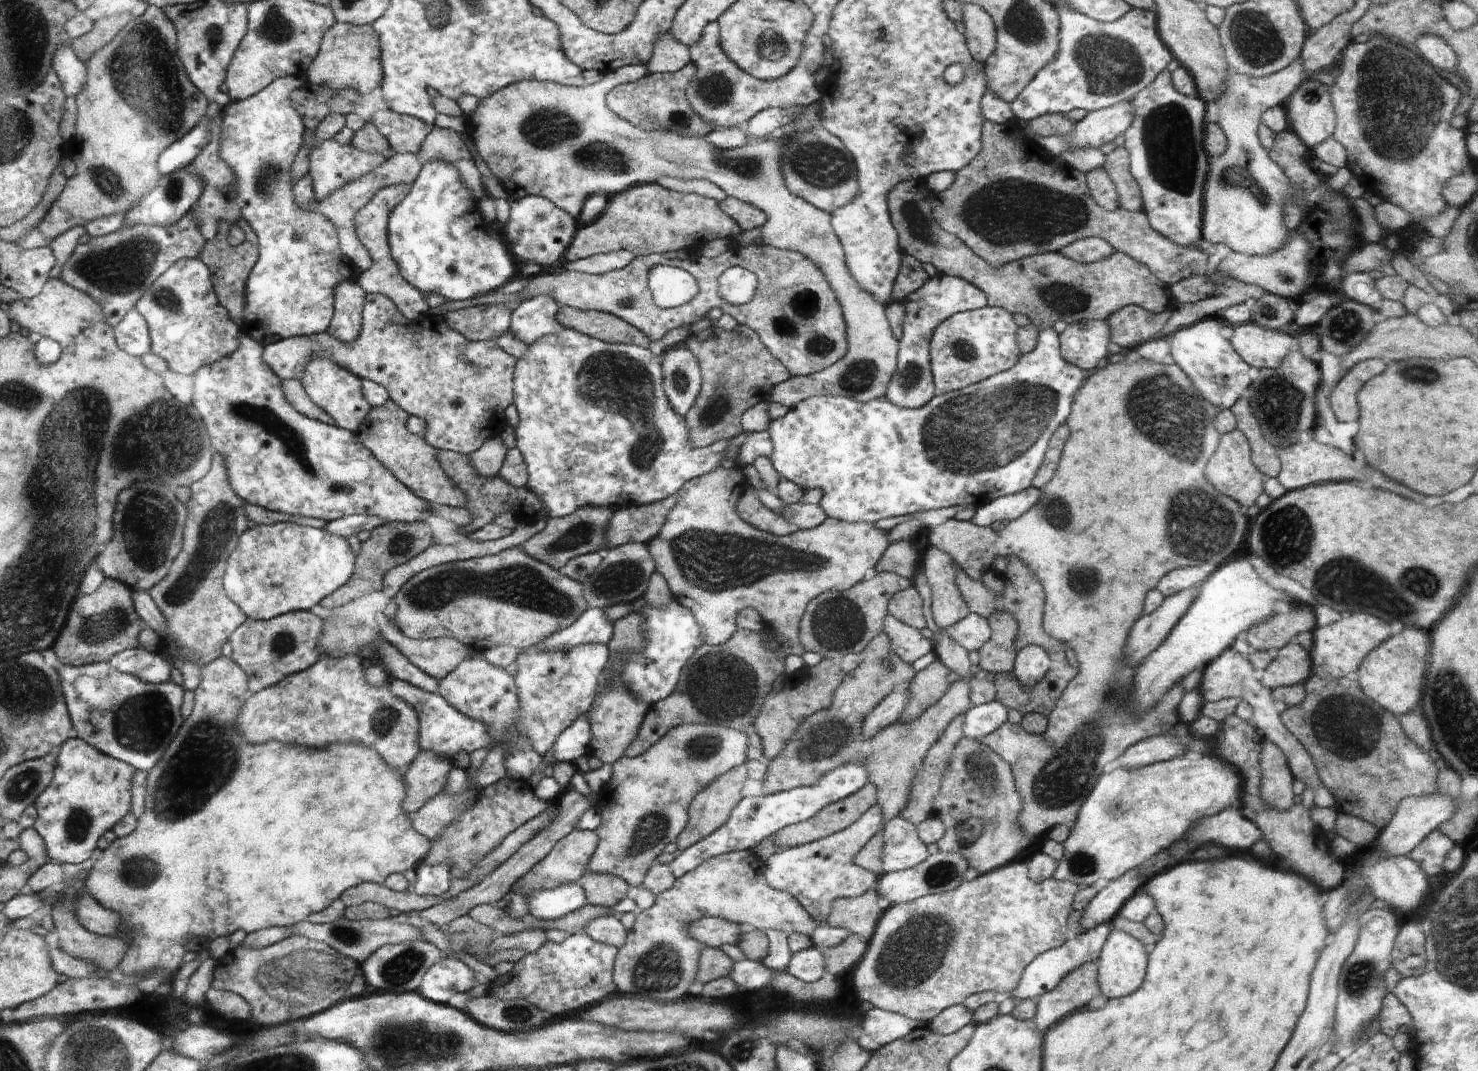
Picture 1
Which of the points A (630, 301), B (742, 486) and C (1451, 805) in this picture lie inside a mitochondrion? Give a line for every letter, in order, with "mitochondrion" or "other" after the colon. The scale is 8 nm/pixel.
A: mitochondrion
B: other
C: other

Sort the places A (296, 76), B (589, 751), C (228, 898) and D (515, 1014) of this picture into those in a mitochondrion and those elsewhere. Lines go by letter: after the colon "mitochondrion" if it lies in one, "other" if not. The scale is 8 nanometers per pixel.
A: other
B: other
C: other
D: mitochondrion

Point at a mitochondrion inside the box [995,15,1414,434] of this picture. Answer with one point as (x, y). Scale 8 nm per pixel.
(1168, 139)

